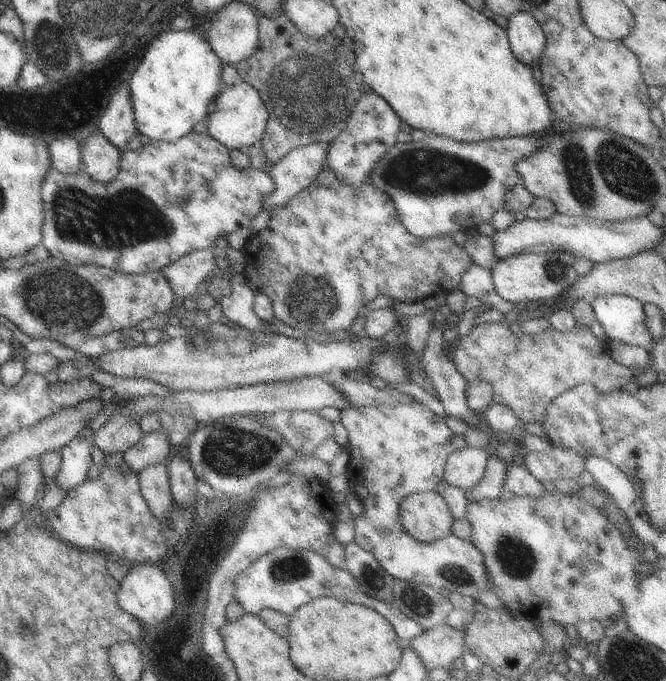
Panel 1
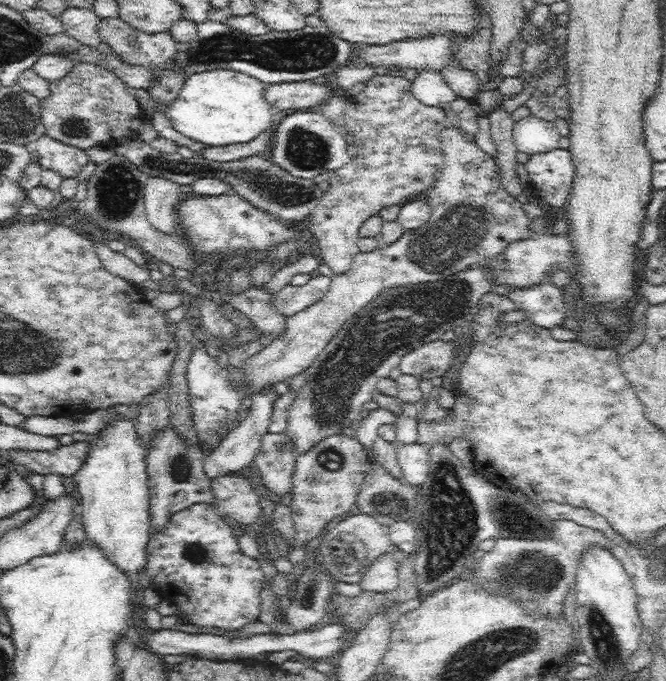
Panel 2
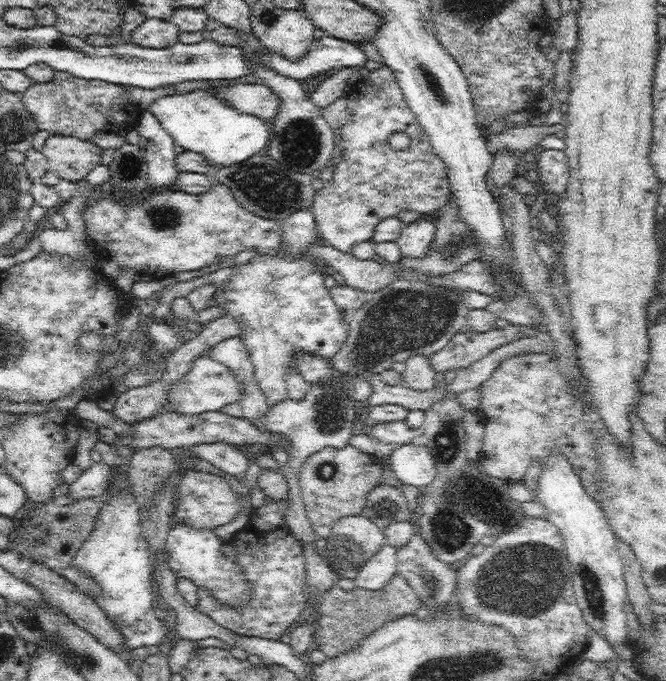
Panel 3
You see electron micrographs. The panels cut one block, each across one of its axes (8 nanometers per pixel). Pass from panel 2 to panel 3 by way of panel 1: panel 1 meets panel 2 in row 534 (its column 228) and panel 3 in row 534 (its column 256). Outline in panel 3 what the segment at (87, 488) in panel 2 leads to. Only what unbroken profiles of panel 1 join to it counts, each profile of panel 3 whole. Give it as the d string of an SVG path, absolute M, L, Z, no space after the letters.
M127 466L112 467L110 486L106 488L108 502L100 508L96 524L84 540L81 550L73 559L76 569L92 577L100 587L100 596L95 601L112 625L122 633L123 646L127 650L139 646L158 646L166 640L167 628L155 614L152 607L153 562L154 557L150 544L141 531L141 514L131 490L127 475Z

